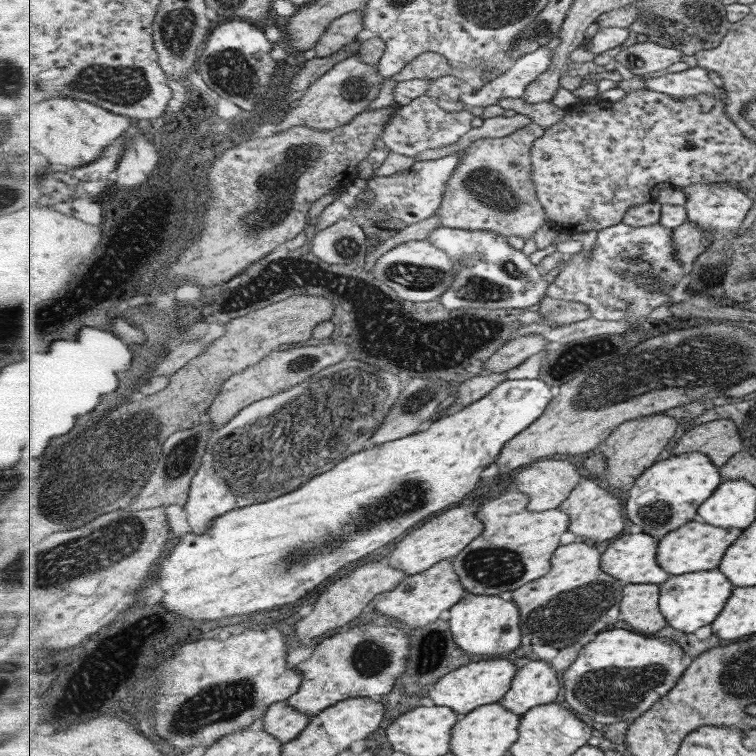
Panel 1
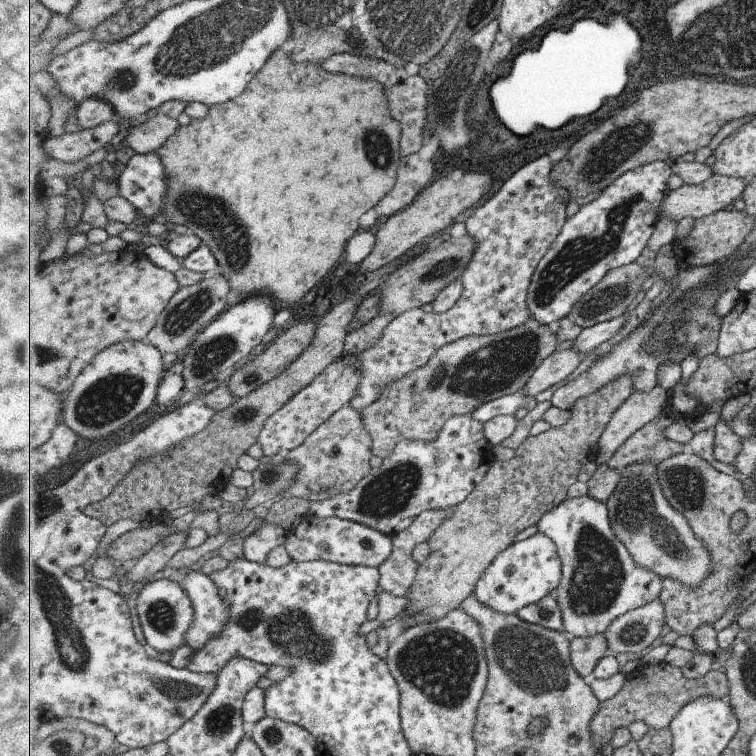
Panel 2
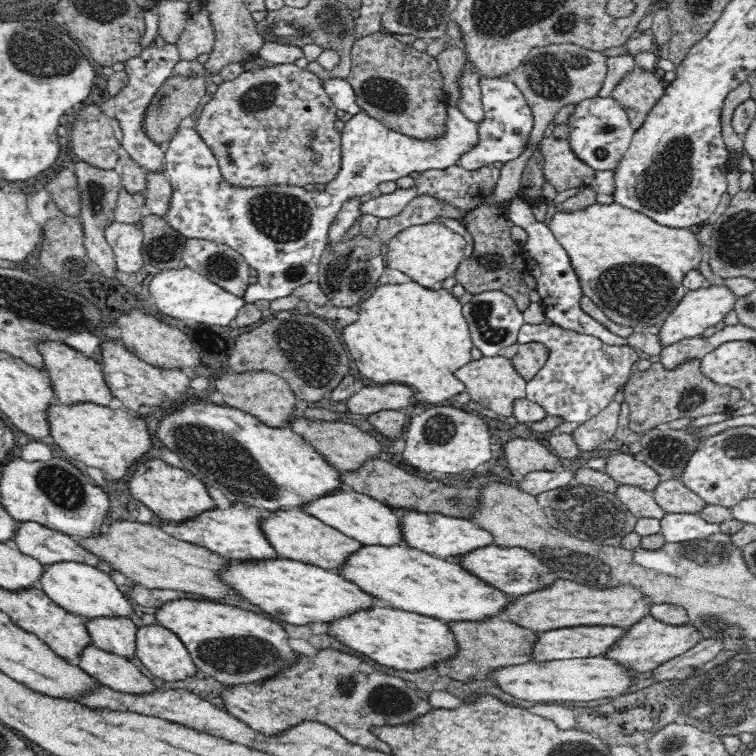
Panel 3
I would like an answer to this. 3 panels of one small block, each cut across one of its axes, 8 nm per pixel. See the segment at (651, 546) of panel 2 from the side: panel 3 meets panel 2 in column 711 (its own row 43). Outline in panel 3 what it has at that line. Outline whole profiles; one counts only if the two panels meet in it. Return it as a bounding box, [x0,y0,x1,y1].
[484,42,608,206]

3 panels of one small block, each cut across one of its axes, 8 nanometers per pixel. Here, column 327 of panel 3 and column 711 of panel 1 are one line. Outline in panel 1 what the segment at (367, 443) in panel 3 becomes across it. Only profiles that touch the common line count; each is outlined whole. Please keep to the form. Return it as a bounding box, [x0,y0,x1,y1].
[665,419,744,468]

